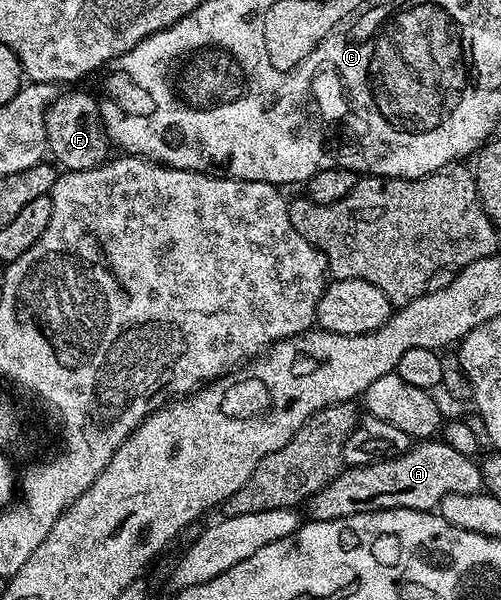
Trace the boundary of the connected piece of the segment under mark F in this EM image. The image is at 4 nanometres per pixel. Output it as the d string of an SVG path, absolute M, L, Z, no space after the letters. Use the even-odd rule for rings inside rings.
M81 88L70 89L73 90L70 94L62 93L54 98L45 112L45 127L49 137L48 153L62 171L90 170L103 165L110 157L111 143L105 132L105 119L101 117L102 103L77 89Z

